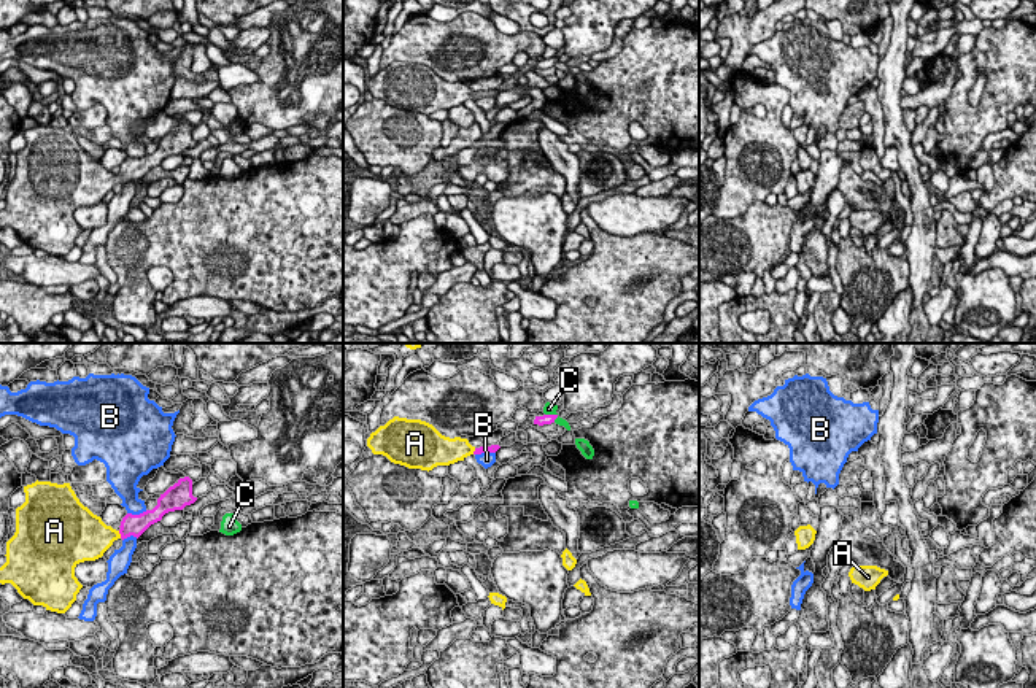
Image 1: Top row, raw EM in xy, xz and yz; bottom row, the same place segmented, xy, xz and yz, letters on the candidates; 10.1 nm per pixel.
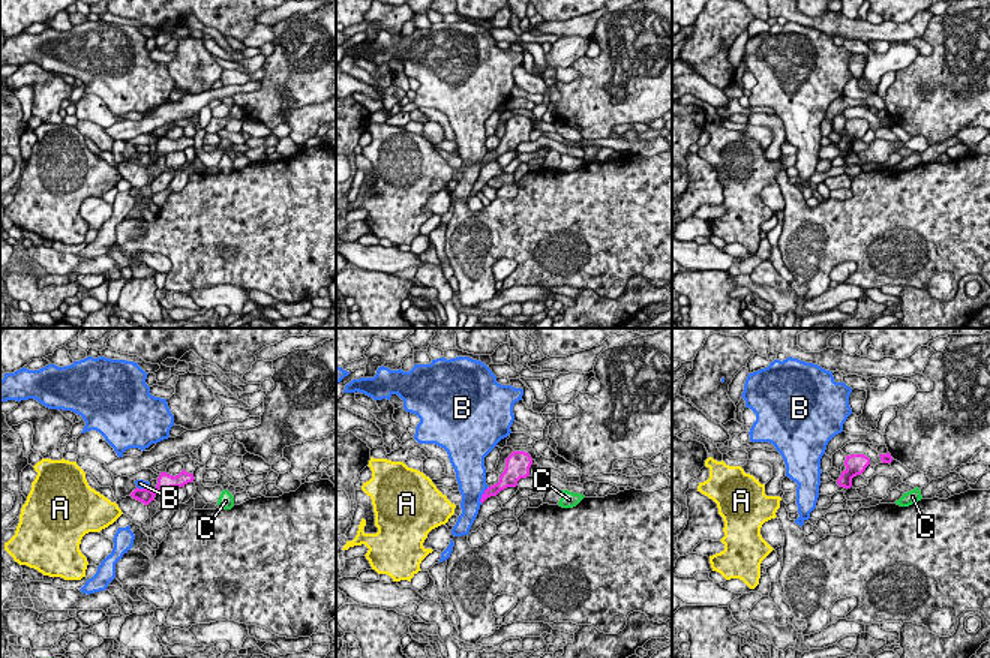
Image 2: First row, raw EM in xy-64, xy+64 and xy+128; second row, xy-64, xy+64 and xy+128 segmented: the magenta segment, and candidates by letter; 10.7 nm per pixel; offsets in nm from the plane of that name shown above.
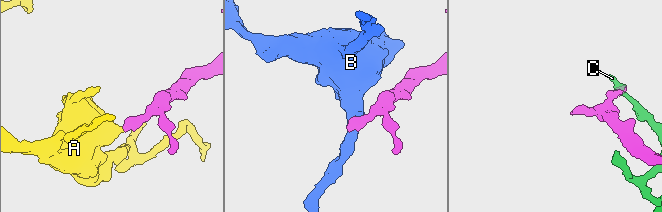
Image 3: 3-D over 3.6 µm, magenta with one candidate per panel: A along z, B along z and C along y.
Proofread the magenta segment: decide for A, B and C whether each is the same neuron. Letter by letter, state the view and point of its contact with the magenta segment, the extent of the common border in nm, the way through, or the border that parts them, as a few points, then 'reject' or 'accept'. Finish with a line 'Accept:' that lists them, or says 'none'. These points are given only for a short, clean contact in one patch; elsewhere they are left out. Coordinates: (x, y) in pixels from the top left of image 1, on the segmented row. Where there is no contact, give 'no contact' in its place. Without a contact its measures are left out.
A: xy (119, 533) | 90 nm | across xy (132, 525), (119, 533), (96, 537) | accept
B: xz (485, 452) | 220 nm | along xz (494, 452), (475, 455) | reject
C: xz (552, 415) | 150 nm | reject
Accept: A

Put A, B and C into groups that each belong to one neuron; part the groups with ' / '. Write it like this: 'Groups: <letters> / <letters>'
Groups: A / B / C

